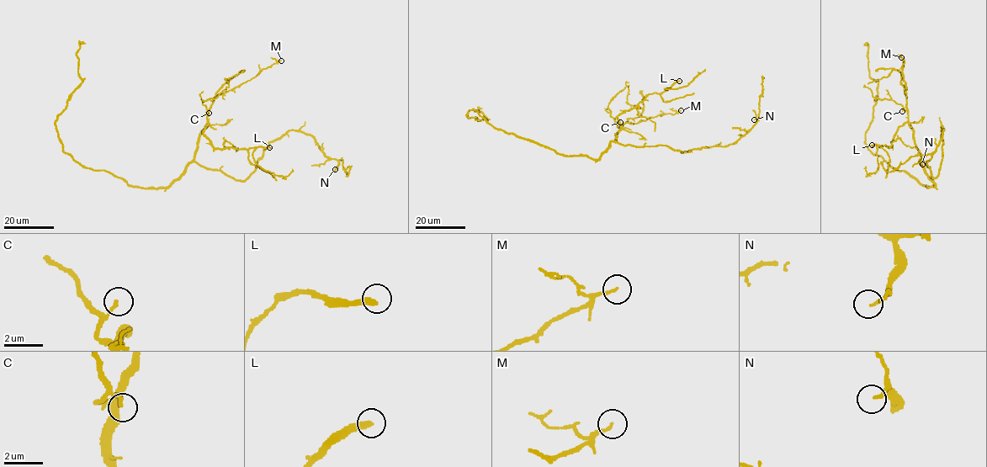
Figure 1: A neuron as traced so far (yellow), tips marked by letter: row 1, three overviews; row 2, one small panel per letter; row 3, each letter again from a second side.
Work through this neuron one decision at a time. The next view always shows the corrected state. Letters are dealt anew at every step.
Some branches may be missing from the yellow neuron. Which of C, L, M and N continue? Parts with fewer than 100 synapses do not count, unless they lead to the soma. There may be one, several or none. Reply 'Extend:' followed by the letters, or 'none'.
Extend: none

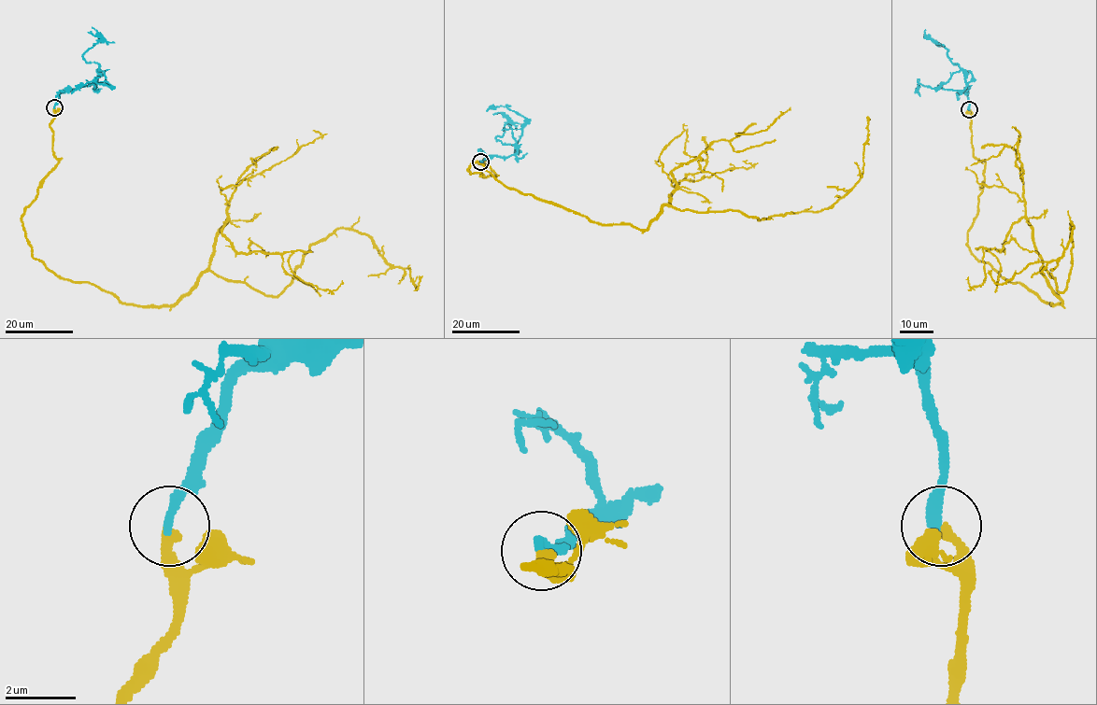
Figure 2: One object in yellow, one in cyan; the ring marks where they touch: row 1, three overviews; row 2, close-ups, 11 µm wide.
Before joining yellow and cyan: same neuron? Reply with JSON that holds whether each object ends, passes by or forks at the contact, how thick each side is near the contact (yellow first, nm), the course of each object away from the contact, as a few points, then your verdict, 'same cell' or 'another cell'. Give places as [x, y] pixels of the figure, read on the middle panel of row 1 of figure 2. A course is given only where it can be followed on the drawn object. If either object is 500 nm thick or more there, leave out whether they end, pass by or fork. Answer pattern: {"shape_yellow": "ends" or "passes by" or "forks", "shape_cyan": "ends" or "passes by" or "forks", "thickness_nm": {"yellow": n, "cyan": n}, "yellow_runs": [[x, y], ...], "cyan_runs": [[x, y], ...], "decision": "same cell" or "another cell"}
{"shape_yellow": "ends", "shape_cyan": "ends", "thickness_nm": {"yellow": 300, "cyan": 320}, "yellow_runs": [[480, 162], [496, 176], [468, 170], [605, 224], [647, 229], [664, 205], [768, 219], [847, 193], [870, 119]], "cyan_runs": [[480, 162], [494, 156], [516, 154], [525, 122], [525, 119], [505, 106], [491, 106], [487, 111]], "decision": "same cell"}

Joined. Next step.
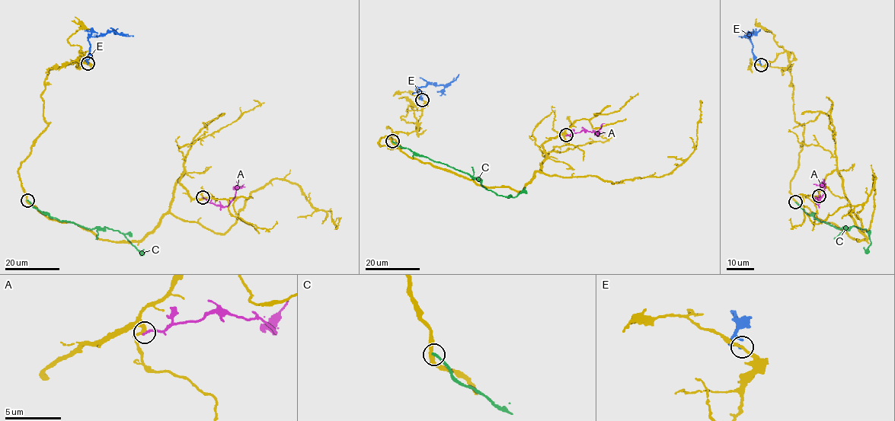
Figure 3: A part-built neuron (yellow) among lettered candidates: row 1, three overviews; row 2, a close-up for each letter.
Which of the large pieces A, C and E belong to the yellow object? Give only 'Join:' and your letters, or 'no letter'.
Join: no letter

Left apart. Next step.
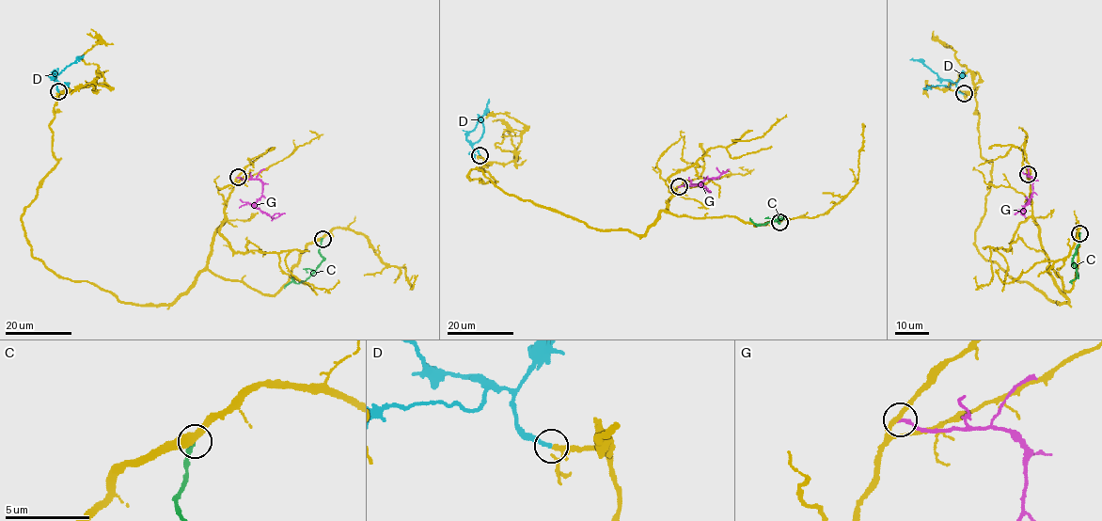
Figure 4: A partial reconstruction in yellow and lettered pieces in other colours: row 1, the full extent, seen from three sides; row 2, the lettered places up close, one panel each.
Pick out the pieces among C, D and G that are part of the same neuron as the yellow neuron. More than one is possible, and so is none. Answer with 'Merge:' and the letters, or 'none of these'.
Merge: D

